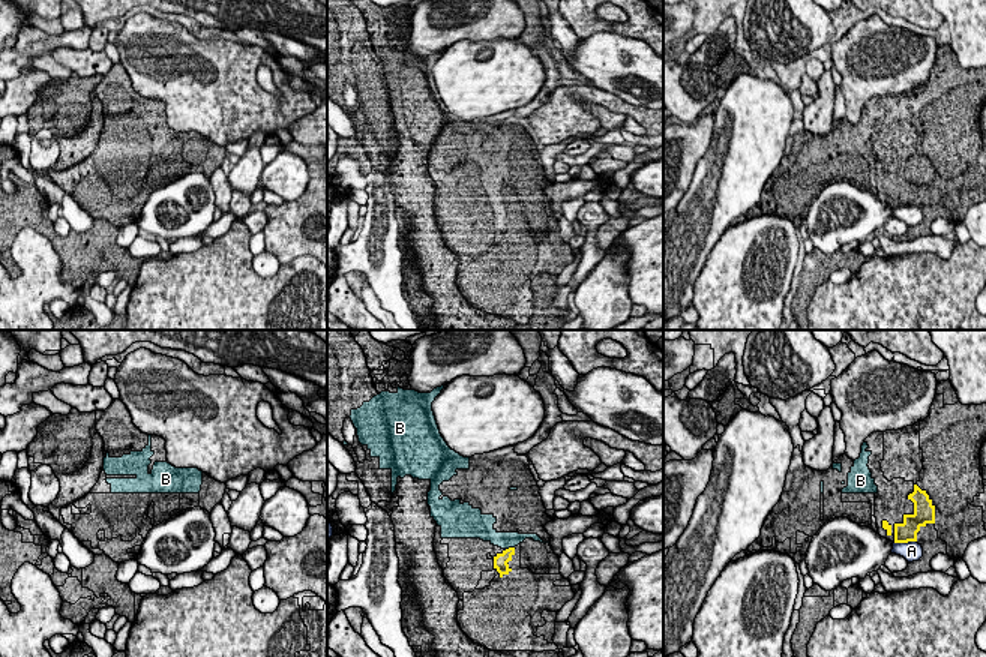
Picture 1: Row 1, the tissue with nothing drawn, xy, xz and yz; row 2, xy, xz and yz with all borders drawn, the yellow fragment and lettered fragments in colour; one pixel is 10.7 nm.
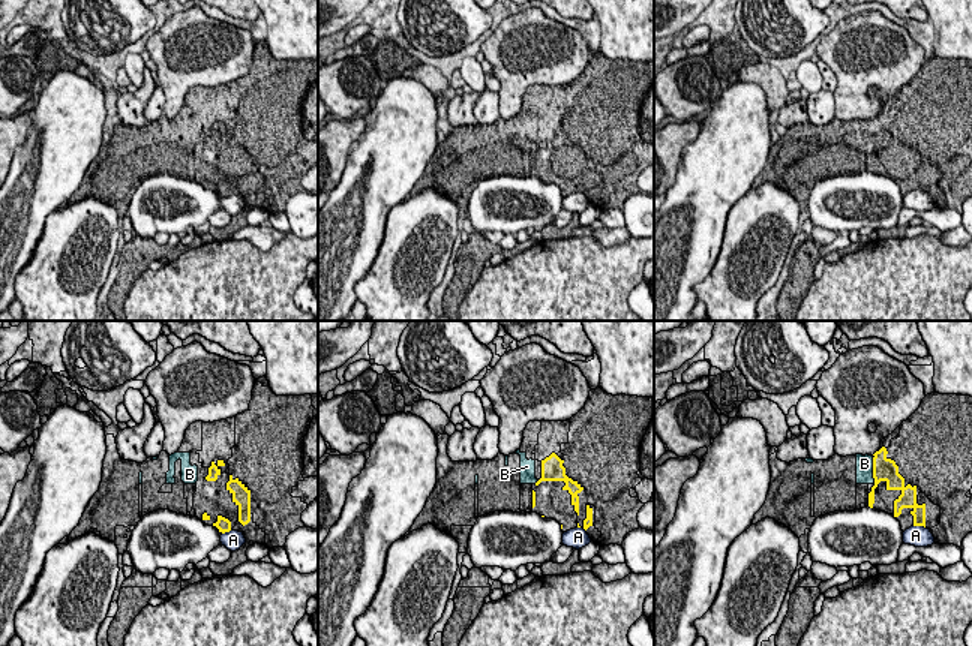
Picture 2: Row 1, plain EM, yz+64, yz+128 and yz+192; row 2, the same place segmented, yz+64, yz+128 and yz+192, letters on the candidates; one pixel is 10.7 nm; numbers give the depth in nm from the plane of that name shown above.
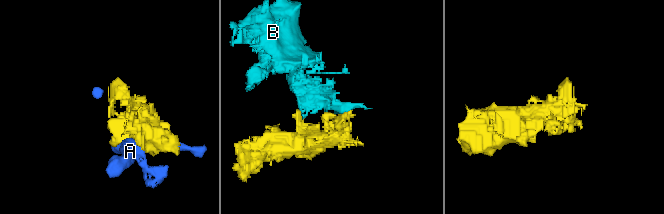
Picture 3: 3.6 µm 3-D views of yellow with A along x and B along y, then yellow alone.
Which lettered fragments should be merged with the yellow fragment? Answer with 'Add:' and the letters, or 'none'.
Add: none

